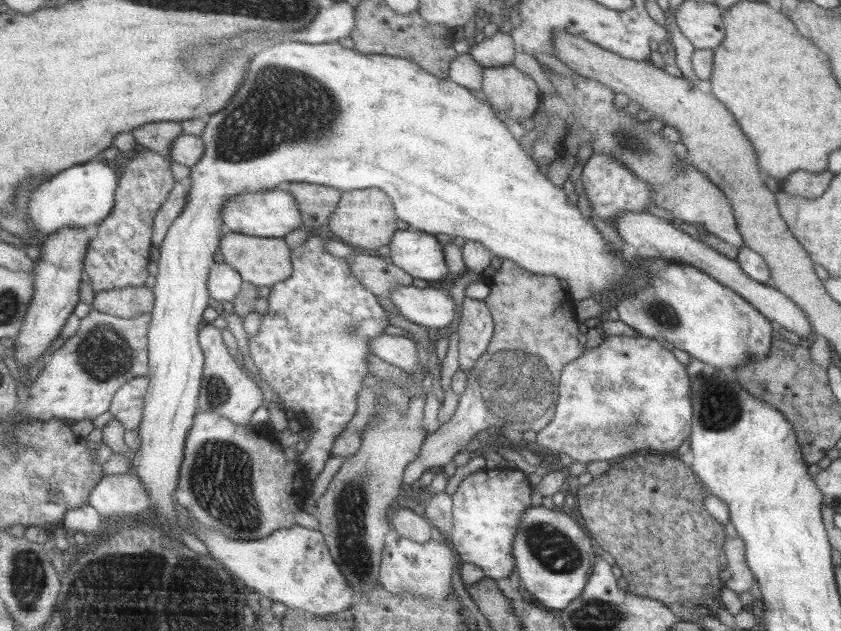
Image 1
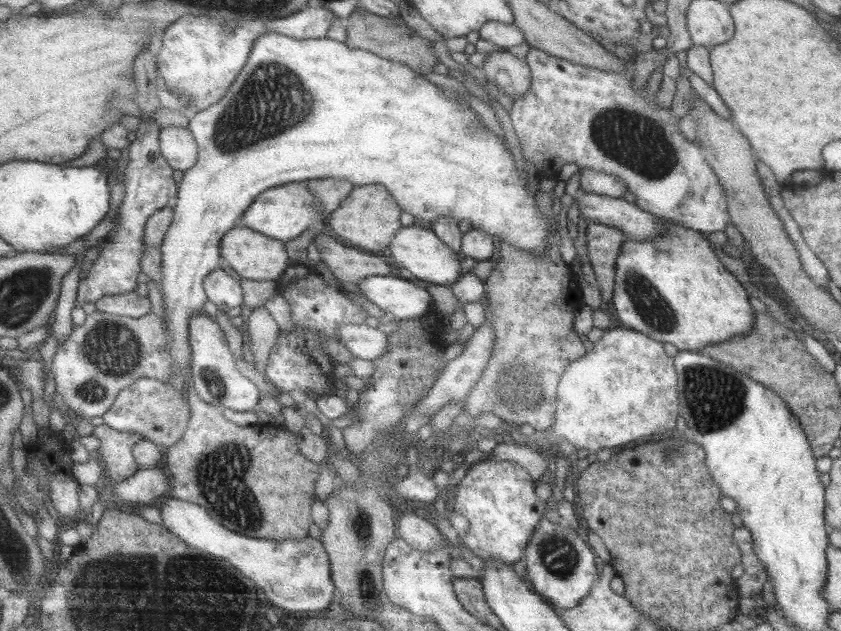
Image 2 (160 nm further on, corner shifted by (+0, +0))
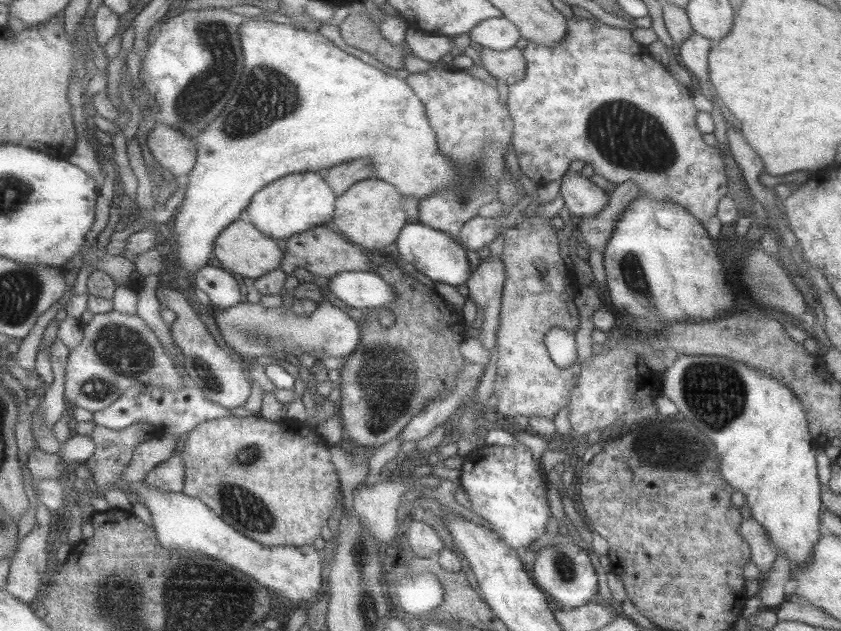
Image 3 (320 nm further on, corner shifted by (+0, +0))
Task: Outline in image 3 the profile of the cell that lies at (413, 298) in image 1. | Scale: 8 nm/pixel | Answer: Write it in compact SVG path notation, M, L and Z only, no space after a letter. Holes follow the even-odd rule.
M344 271L329 280L329 290L350 308L380 308L394 297L392 288L371 272Z

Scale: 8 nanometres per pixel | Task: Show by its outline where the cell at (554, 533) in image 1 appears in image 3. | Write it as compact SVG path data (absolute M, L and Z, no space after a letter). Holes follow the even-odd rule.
M574 544L547 545L537 552L535 564L532 566L533 582L557 602L560 610L569 611L577 606L584 606L597 599L597 577L585 550Z

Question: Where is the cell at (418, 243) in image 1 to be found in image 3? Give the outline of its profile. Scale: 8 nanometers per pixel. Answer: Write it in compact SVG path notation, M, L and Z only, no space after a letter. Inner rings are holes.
M419 222L407 223L396 239L395 256L413 264L421 274L435 282L449 284L449 286L463 285L472 272L465 257L466 249L448 234L425 226Z

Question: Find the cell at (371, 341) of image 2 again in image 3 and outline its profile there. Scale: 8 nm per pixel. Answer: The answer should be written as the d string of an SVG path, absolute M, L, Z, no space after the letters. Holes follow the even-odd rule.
M244 301L231 308L210 306L206 309L214 312L212 321L227 346L242 360L256 356L259 360L293 361L301 354L314 355L317 359L329 356L348 357L356 350L361 340L361 325L345 311L329 302L318 304L309 316L297 313L292 308L269 308L261 301Z

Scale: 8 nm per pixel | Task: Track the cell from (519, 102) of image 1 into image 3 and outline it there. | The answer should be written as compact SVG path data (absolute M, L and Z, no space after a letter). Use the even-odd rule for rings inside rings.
M481 47L479 55L483 69L491 77L504 80L507 85L515 84L525 76L526 62L522 50L517 47L502 51Z

